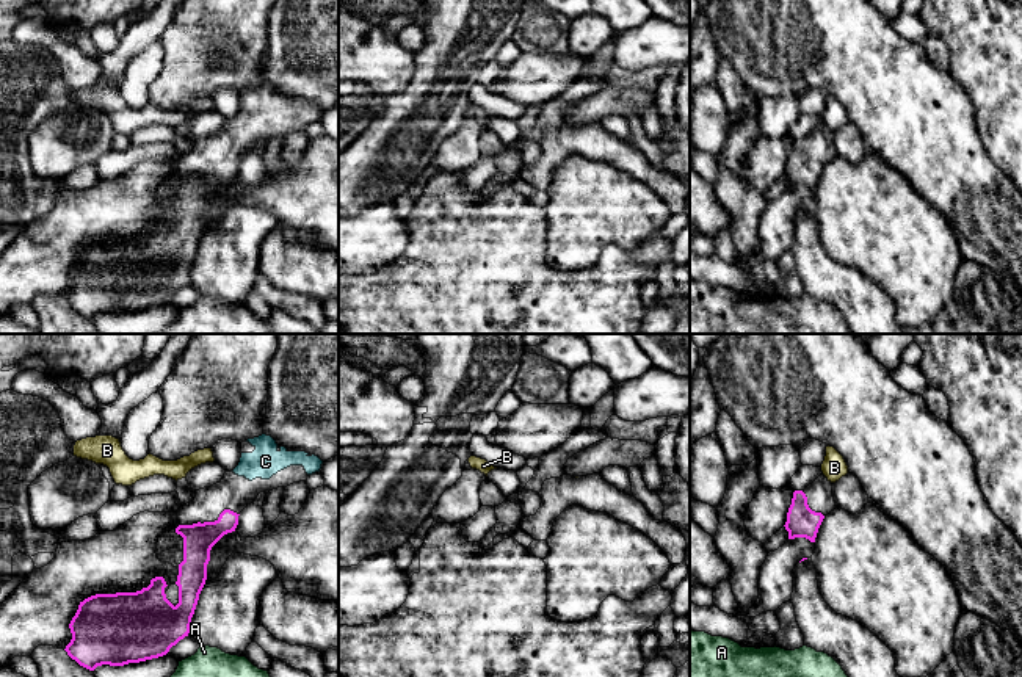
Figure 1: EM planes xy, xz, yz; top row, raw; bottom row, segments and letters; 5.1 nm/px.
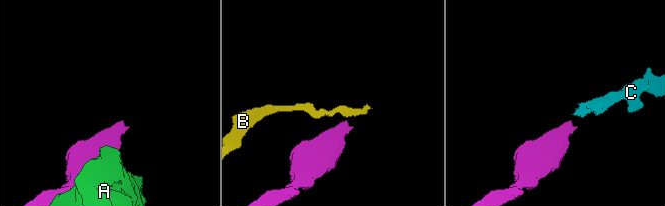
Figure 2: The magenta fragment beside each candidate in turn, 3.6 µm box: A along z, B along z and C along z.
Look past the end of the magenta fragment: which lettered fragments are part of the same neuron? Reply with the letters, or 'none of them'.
C

